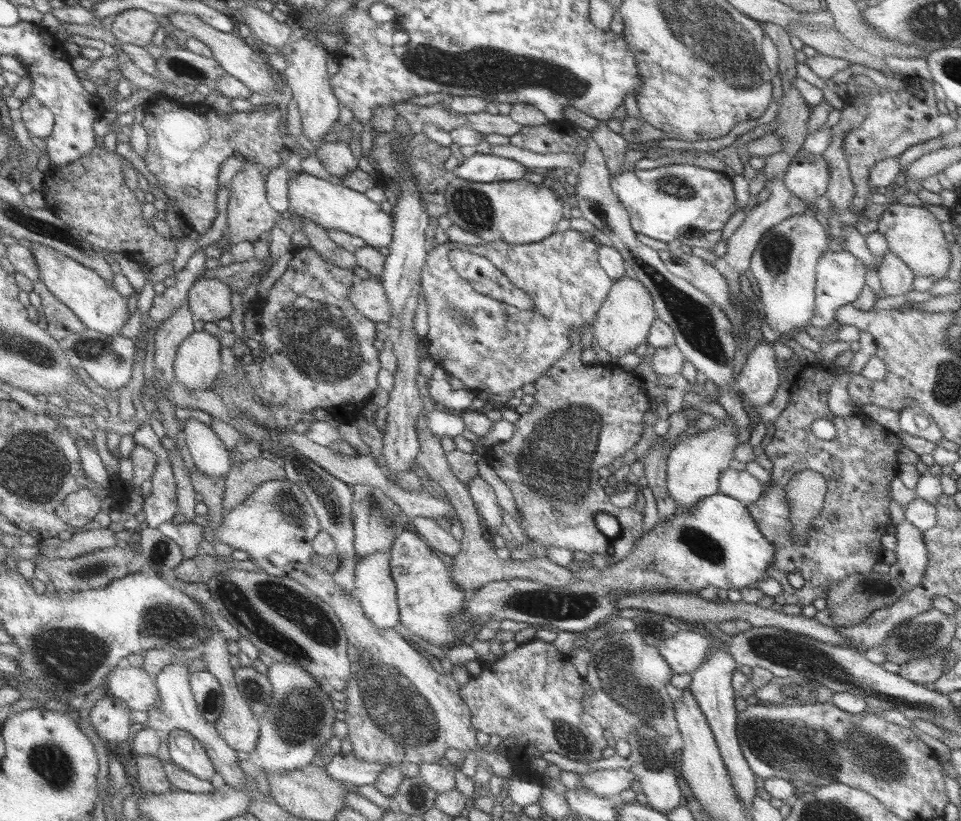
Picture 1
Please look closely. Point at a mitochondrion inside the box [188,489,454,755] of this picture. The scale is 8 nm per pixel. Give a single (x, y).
(269, 612)

